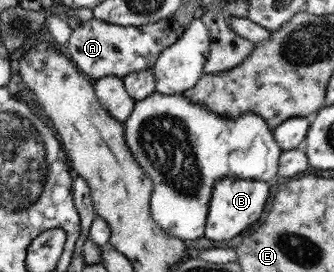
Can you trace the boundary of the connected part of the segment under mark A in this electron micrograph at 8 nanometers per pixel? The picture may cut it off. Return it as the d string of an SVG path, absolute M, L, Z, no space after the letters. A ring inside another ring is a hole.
M173 16L141 26L112 25L93 18L85 23L81 22L73 29L67 43L62 45L62 50L77 69L94 81L105 75L117 75L122 78L131 72L152 68L161 51L173 45L185 29L174 21Z

